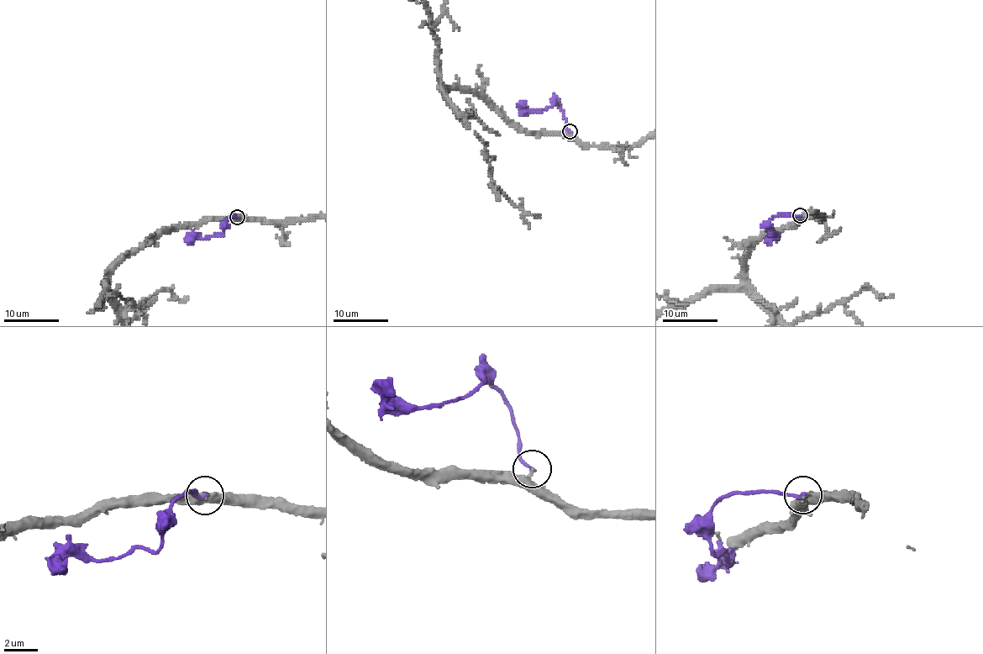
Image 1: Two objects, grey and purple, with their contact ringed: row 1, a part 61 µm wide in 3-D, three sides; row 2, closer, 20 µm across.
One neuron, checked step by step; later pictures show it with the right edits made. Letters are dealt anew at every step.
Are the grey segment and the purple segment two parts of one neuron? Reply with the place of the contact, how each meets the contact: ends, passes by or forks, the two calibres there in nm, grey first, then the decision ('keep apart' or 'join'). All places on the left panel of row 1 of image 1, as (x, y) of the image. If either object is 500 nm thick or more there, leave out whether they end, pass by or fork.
place (237, 217); grey ends; purple ends; calibres 320 and 180 nm; keep apart

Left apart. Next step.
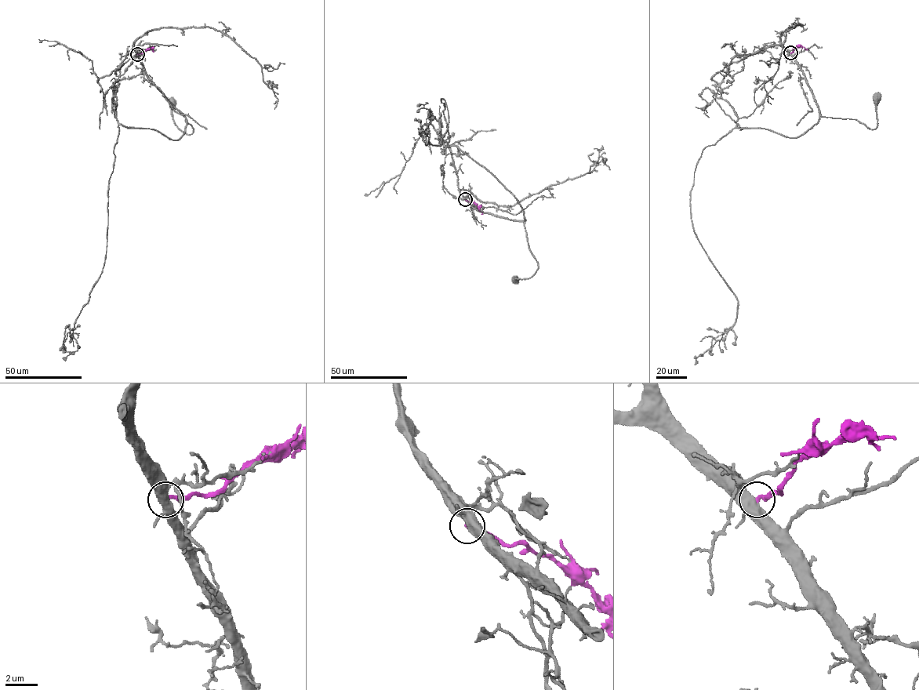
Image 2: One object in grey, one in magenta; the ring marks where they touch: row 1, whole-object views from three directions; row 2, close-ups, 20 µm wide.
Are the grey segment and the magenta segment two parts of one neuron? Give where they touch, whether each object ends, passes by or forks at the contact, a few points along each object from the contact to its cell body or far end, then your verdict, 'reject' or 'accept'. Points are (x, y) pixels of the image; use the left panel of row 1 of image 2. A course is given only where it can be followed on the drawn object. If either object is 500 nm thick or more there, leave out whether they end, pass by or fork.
(137, 54) | grey forks | magenta ends | grey via (137, 54), (147, 78), (194, 128), (190, 135), (182, 131), (175, 124), (171, 104), (172, 102) | magenta via (137, 54), (149, 49), (152, 51) | reject

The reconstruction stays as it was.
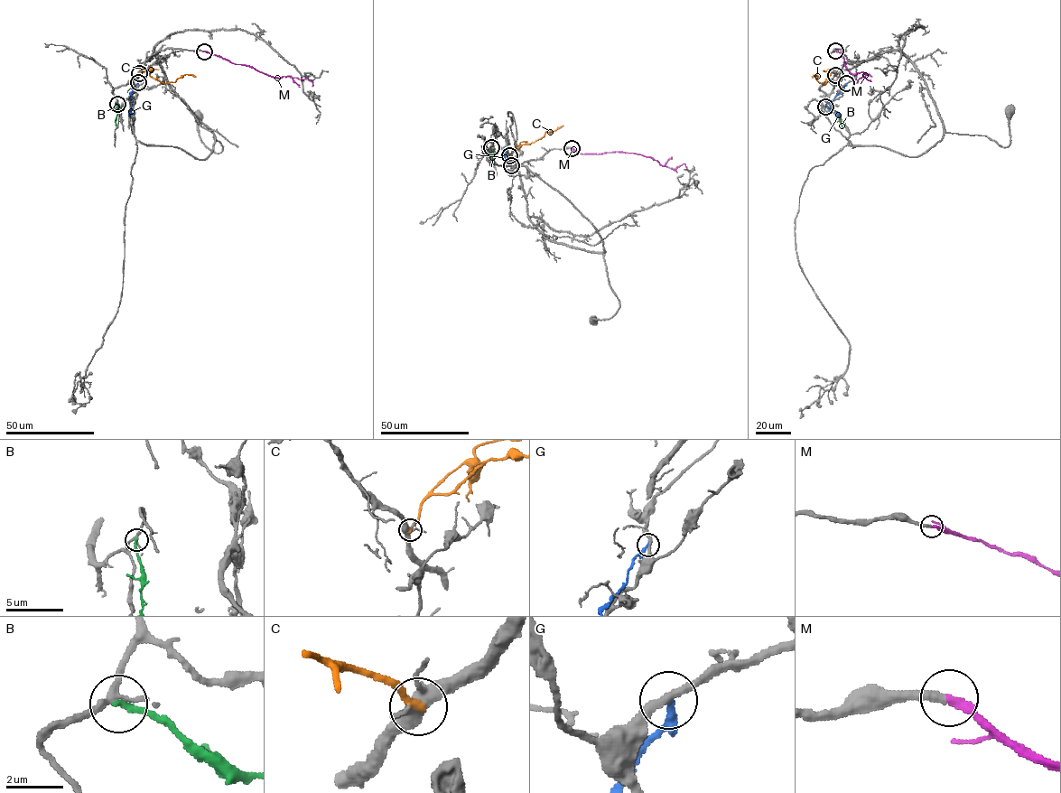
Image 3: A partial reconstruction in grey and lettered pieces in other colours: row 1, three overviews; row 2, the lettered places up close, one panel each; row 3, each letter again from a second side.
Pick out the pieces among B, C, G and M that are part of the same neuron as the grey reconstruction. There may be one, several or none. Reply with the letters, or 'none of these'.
M

